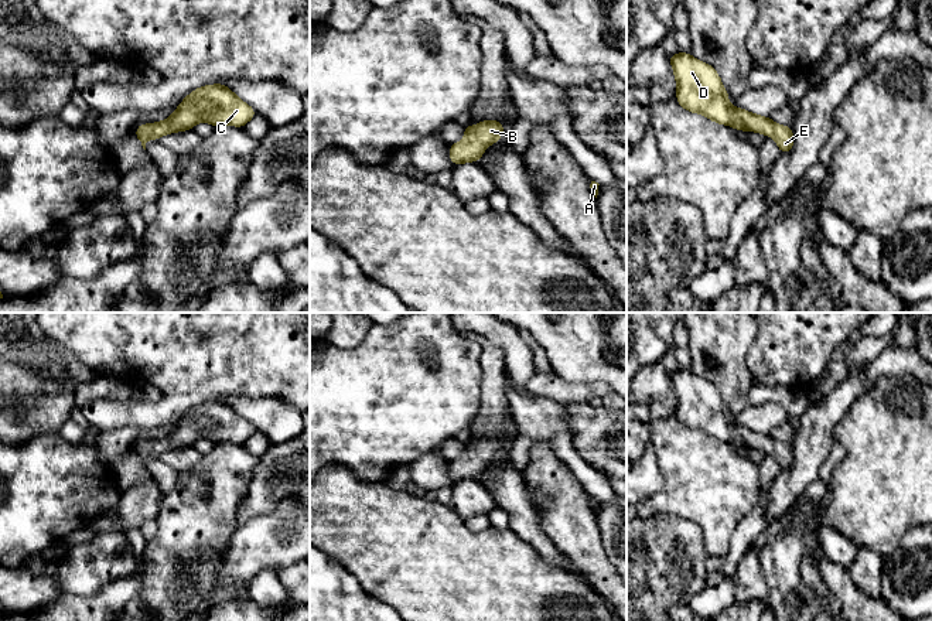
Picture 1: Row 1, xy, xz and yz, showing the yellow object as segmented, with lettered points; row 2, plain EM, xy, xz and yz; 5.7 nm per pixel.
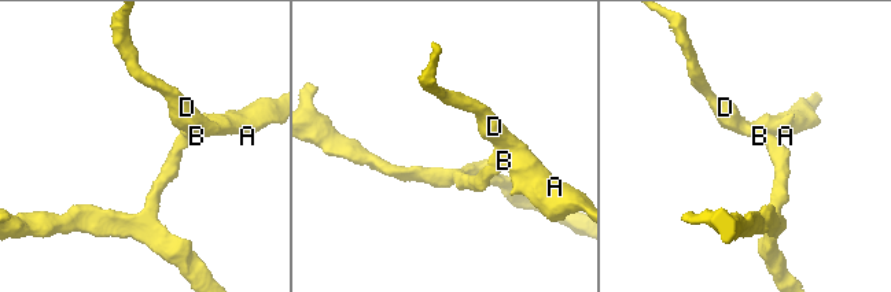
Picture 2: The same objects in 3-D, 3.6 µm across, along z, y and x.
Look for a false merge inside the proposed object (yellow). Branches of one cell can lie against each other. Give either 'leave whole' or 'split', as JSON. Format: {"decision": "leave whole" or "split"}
{"decision": "leave whole"}

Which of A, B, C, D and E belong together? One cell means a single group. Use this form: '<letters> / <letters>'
A B C D E

